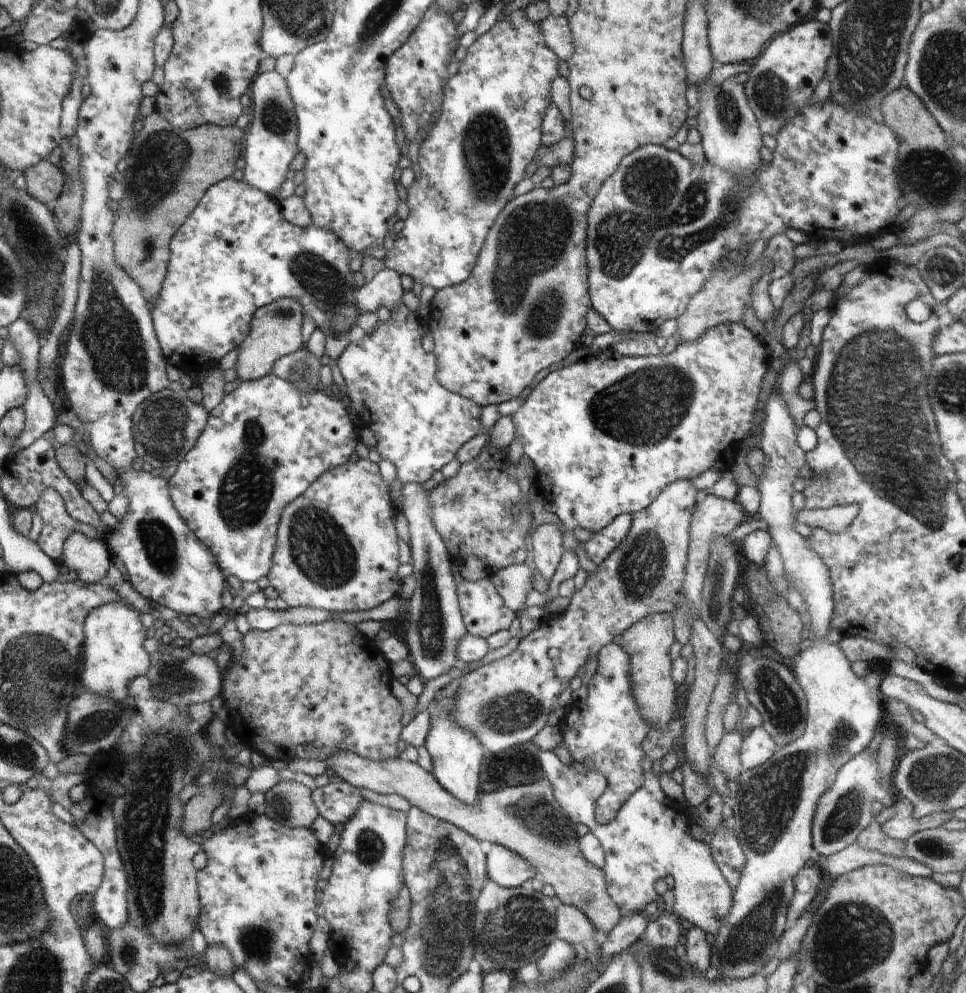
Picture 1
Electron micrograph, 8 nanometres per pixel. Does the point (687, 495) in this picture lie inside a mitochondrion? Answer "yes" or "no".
no

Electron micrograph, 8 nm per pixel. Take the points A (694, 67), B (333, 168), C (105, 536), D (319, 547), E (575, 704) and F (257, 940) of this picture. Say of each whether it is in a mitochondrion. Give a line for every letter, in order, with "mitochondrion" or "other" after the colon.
A: other
B: other
C: other
D: mitochondrion
E: other
F: mitochondrion

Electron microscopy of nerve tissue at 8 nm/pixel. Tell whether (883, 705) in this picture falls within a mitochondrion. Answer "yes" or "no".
no

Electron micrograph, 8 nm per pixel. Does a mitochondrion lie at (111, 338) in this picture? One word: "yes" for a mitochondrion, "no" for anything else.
yes

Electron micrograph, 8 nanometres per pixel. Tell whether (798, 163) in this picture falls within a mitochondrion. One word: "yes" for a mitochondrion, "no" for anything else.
no

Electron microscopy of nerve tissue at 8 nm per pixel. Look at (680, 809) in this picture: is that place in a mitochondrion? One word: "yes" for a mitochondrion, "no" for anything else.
no

